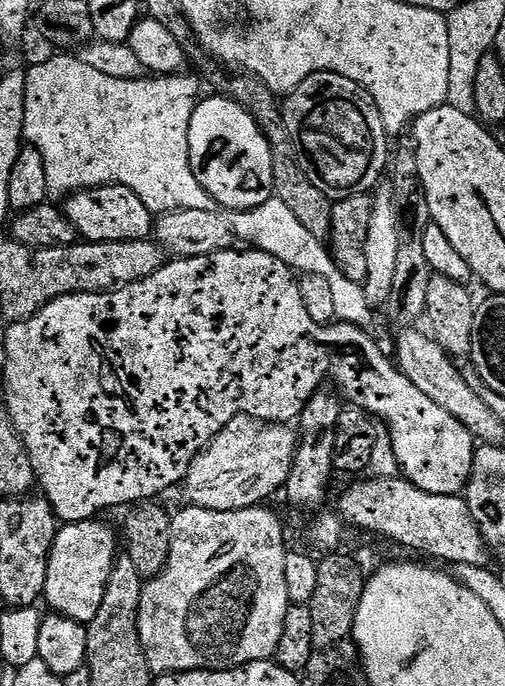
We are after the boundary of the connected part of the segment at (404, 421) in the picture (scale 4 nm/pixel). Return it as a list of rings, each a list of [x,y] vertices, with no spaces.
[[[236,251],[173,259],[165,263],[164,267],[158,269],[150,278],[139,280],[125,288],[118,288],[115,292],[79,292],[63,296],[38,310],[38,314],[34,314],[29,320],[17,320],[9,327],[6,334],[6,358],[2,362],[4,404],[8,407],[6,416],[18,430],[36,471],[39,491],[44,499],[50,502],[57,517],[69,524],[77,524],[79,520],[99,517],[101,515],[99,512],[104,512],[107,508],[123,509],[125,506],[155,501],[167,488],[172,488],[175,484],[177,487],[183,481],[197,454],[204,451],[235,416],[252,416],[265,424],[291,425],[299,421],[301,410],[315,392],[321,391],[323,384],[320,383],[327,376],[341,388],[339,391],[343,399],[351,407],[361,408],[381,425],[388,424],[384,426],[388,437],[392,439],[392,449],[396,461],[400,463],[403,479],[418,486],[418,490],[426,490],[426,494],[461,495],[468,487],[474,451],[474,441],[468,428],[462,426],[452,414],[446,414],[446,410],[442,410],[436,402],[426,398],[426,394],[422,394],[422,390],[418,390],[418,386],[414,386],[414,382],[410,382],[410,378],[406,378],[406,374],[401,372],[389,357],[389,361],[384,356],[377,358],[376,376],[363,376],[360,373],[360,359],[368,352],[367,331],[351,326],[325,326],[314,322],[314,318],[310,318],[310,313],[306,311],[306,306],[302,302],[300,282],[292,269],[265,252]]]

